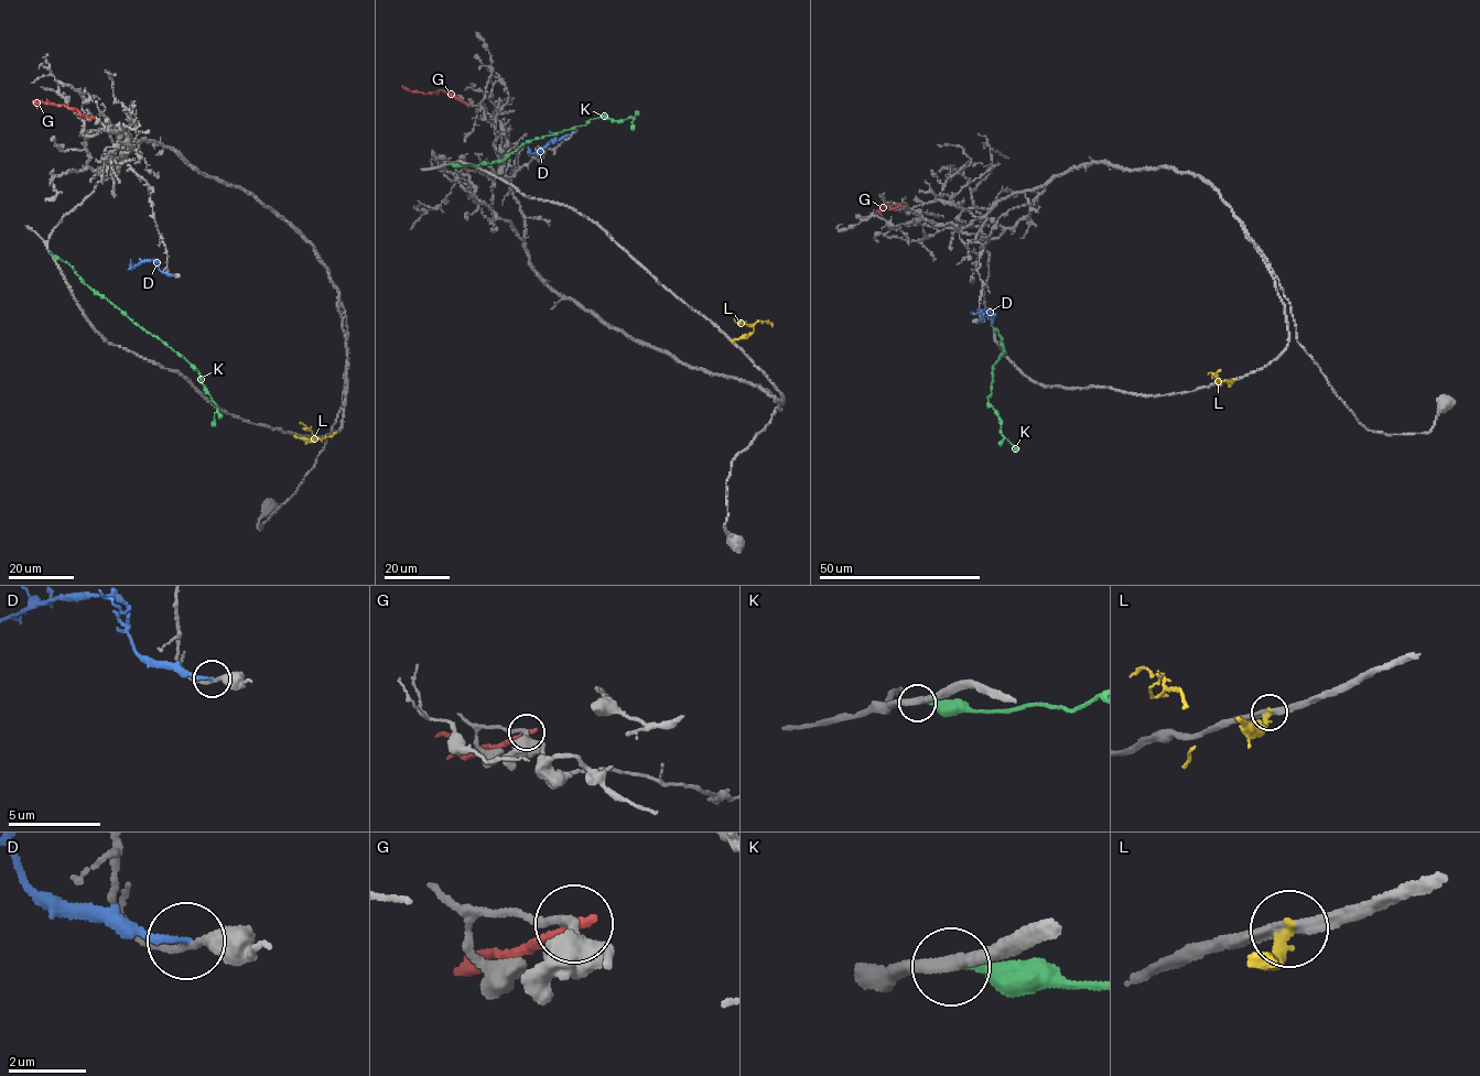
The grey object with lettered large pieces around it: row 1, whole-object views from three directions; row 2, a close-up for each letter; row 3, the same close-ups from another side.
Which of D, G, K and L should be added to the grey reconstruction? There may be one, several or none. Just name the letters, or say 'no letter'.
no letter

